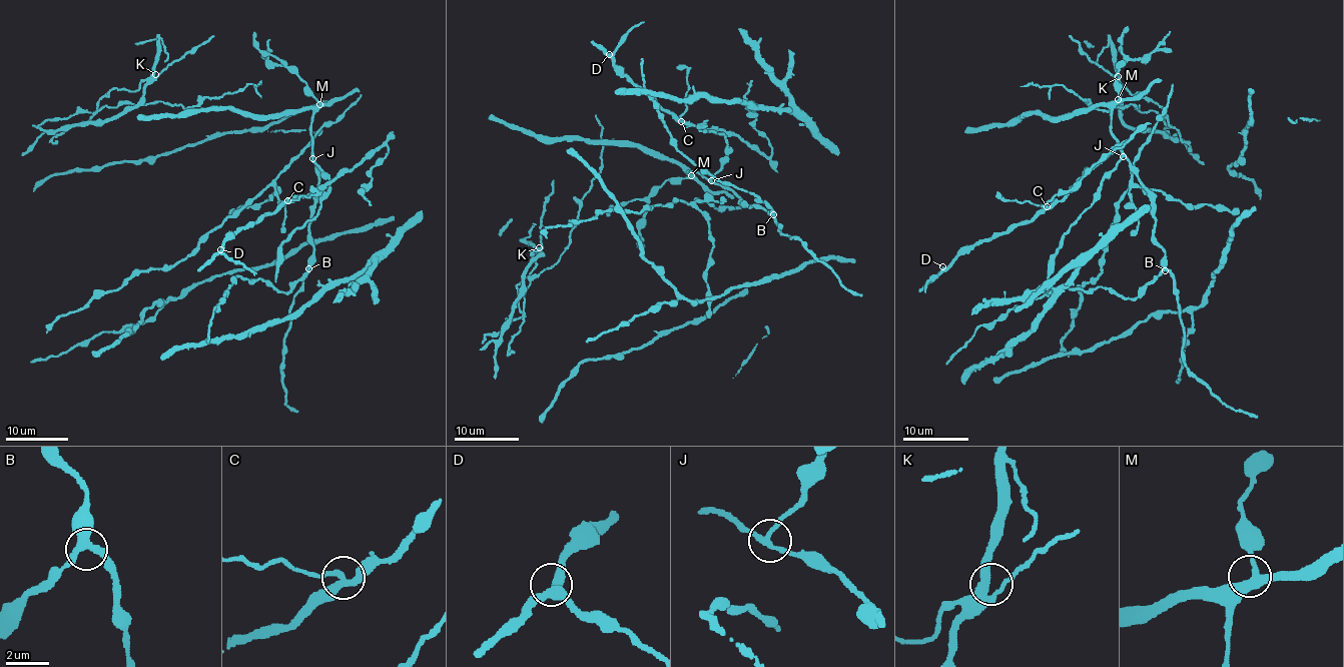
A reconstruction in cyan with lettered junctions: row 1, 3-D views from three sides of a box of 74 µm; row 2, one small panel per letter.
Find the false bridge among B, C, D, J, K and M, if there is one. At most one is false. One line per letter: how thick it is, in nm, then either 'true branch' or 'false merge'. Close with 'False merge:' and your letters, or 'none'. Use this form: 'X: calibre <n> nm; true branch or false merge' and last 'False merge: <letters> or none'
B: calibre 340 nm; true branch
C: calibre 280 nm; false merge
D: calibre 320 nm; true branch
J: calibre 240 nm; true branch
K: calibre 280 nm; true branch
M: calibre 360 nm; true branch
False merge: C

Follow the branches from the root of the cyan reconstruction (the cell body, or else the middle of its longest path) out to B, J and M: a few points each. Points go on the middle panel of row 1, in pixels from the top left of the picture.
B: (706, 187), (695, 181), (689, 172), (699, 173), (733, 191), (748, 207), (758, 206), (773, 214)
J: (706, 187), (695, 181), (689, 172), (696, 171), (711, 180)
M: (706, 187), (691, 175)

